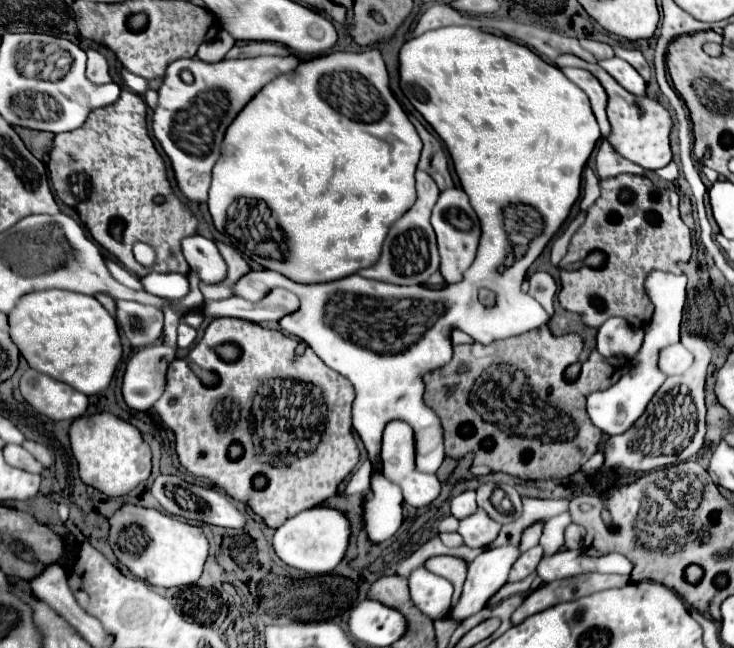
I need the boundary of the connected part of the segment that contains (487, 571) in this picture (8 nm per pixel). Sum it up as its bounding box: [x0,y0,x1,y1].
[451,545,519,621]

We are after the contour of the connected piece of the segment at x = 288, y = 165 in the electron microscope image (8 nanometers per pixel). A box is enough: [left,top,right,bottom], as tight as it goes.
[207,49,421,283]

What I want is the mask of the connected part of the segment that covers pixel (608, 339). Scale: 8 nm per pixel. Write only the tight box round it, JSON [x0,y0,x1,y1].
[597,317,643,357]

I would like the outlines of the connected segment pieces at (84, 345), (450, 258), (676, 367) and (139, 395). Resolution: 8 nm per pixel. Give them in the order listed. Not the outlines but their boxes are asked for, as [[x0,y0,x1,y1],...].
[[9,289,121,395],[431,187,481,283],[659,345,693,375],[123,345,175,411]]

